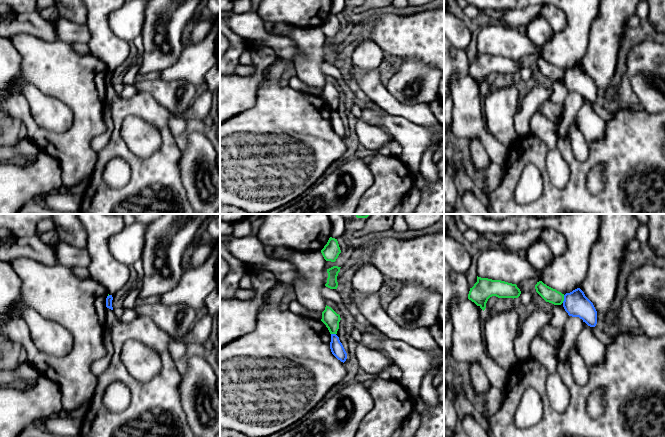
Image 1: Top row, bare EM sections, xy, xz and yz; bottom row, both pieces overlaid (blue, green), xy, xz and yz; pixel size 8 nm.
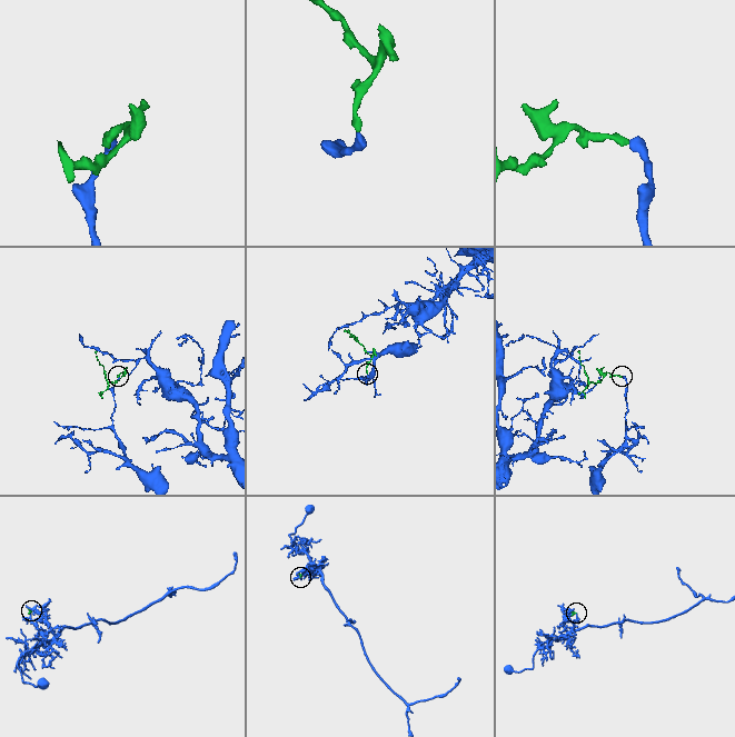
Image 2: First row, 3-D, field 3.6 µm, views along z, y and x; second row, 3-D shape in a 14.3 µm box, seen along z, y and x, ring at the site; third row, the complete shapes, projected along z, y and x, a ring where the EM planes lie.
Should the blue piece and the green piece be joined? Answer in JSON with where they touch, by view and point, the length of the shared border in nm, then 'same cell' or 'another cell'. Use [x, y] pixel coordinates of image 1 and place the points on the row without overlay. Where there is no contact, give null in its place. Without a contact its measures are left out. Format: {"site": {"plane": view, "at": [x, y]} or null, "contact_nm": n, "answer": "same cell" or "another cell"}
{"site": {"plane": "yz", "at": [564, 75]}, "contact_nm": 70, "answer": "another cell"}

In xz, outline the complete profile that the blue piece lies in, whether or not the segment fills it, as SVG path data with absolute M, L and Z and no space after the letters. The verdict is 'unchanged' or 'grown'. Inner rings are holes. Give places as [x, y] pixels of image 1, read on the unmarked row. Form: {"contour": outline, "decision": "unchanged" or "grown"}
{"contour": "M331 110L330 125L332 130L341 138L345 138L347 135L347 129L336 110Z", "decision": "unchanged"}

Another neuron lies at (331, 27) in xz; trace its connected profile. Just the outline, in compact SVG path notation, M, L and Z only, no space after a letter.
M330 13L321 29L326 37L335 38L341 29L337 15Z

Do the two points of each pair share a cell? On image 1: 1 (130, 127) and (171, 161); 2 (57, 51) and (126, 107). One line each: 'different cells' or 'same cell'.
1: different cells
2: different cells

